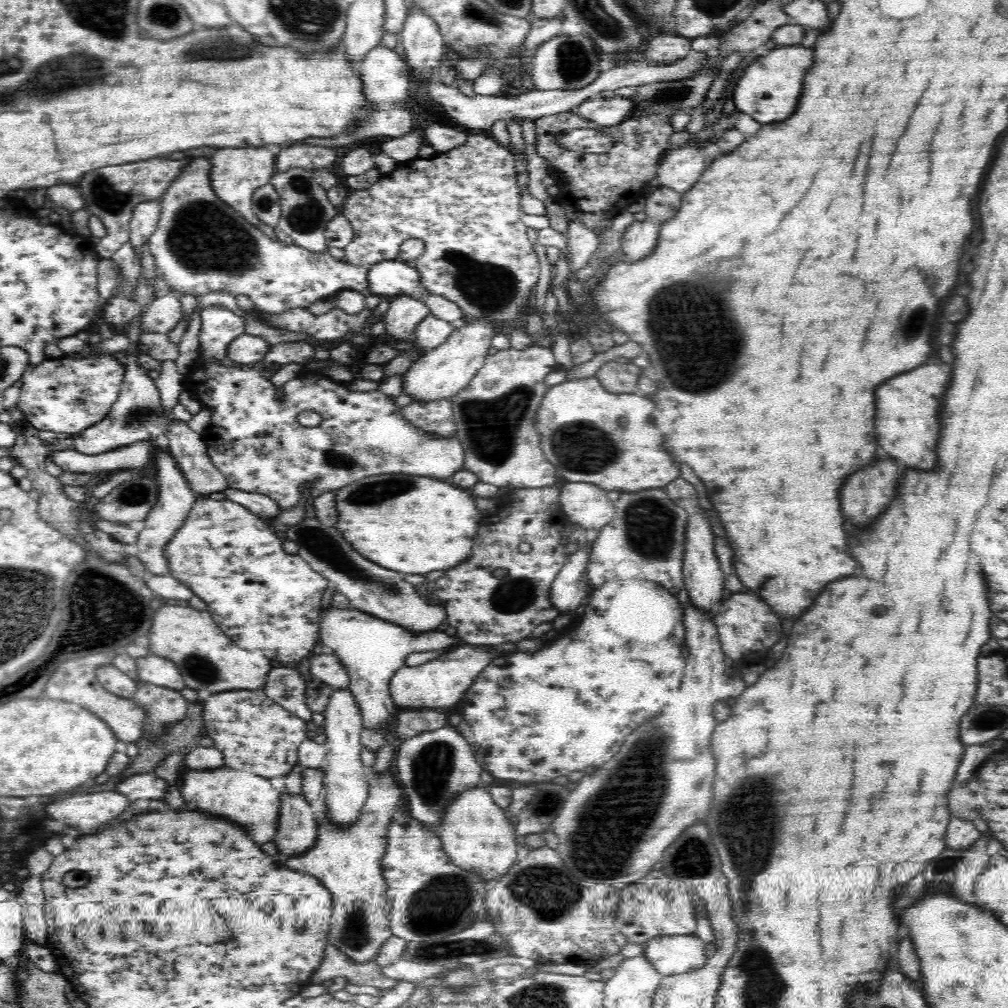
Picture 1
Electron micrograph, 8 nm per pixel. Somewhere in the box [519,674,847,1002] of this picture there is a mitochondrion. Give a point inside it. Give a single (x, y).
(609, 826)

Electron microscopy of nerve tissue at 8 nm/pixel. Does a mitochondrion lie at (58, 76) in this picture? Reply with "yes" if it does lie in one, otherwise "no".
yes

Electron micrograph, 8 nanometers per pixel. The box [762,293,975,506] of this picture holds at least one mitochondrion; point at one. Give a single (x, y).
(915, 321)

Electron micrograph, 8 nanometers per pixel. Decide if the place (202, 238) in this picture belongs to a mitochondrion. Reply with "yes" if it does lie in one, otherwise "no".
yes

